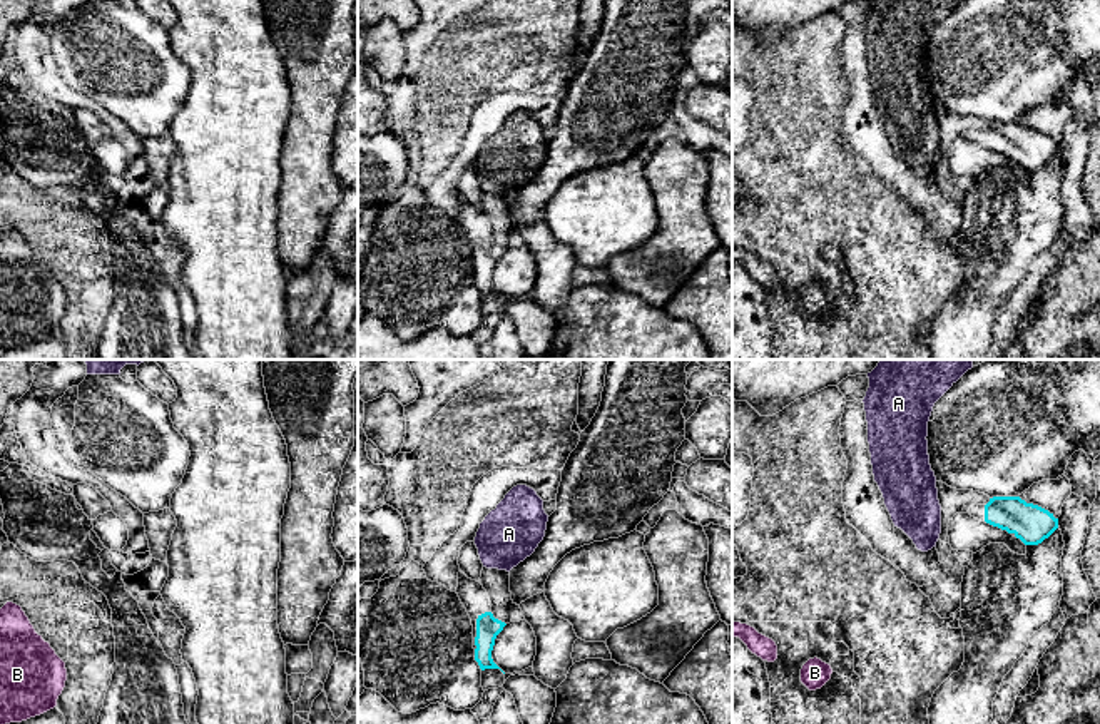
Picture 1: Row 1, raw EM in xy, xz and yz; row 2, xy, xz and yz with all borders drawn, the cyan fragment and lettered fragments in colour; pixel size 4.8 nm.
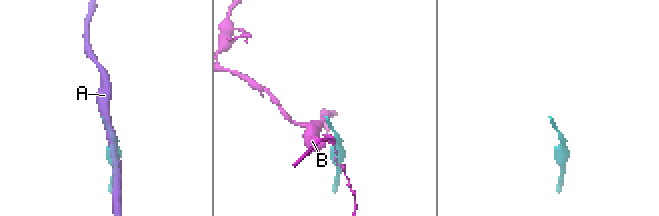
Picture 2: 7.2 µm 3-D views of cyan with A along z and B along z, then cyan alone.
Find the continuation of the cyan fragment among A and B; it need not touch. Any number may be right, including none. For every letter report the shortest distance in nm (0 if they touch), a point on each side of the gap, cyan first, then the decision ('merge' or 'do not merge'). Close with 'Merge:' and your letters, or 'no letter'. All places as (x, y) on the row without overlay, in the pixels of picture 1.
A: 220 nm apart; from cyan across xz (490, 238), (499, 194); do not merge
B: 1000 nm apart; from cyan across yz (985, 146), (830, 291); do not merge
Merge: no letter

